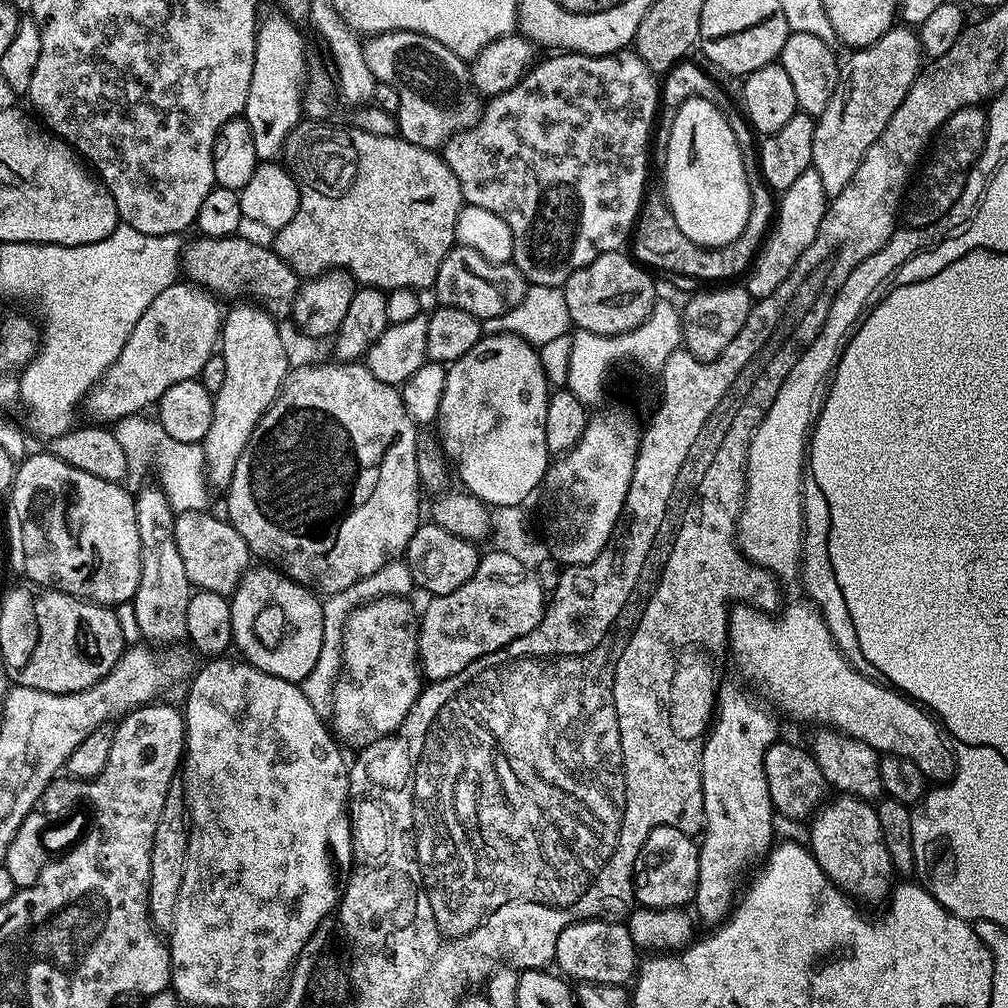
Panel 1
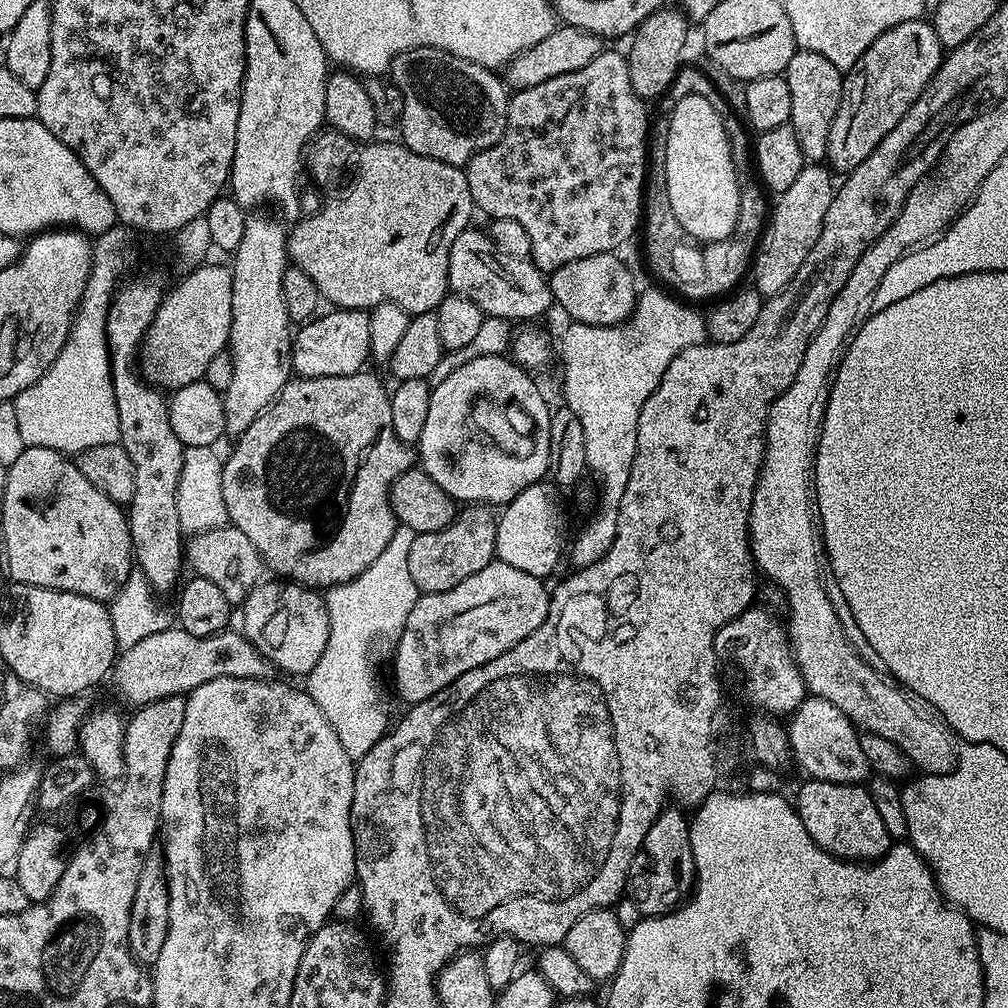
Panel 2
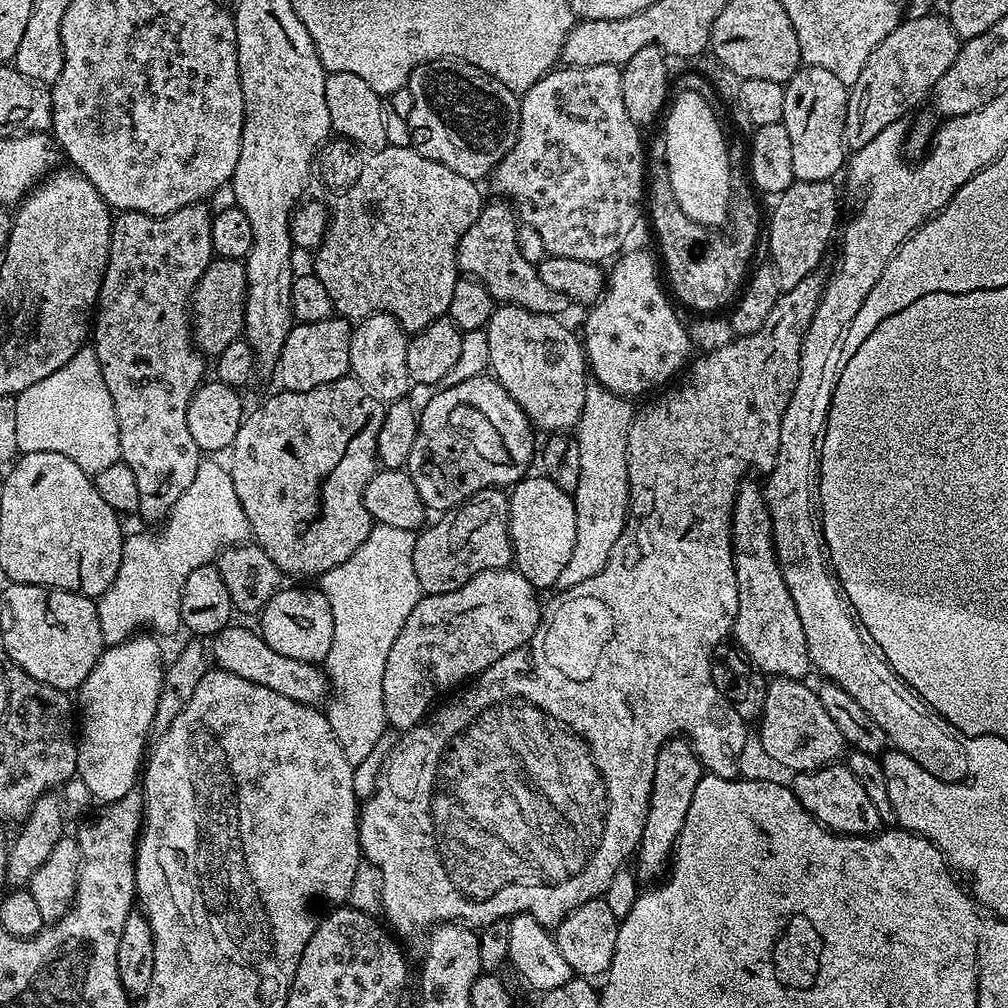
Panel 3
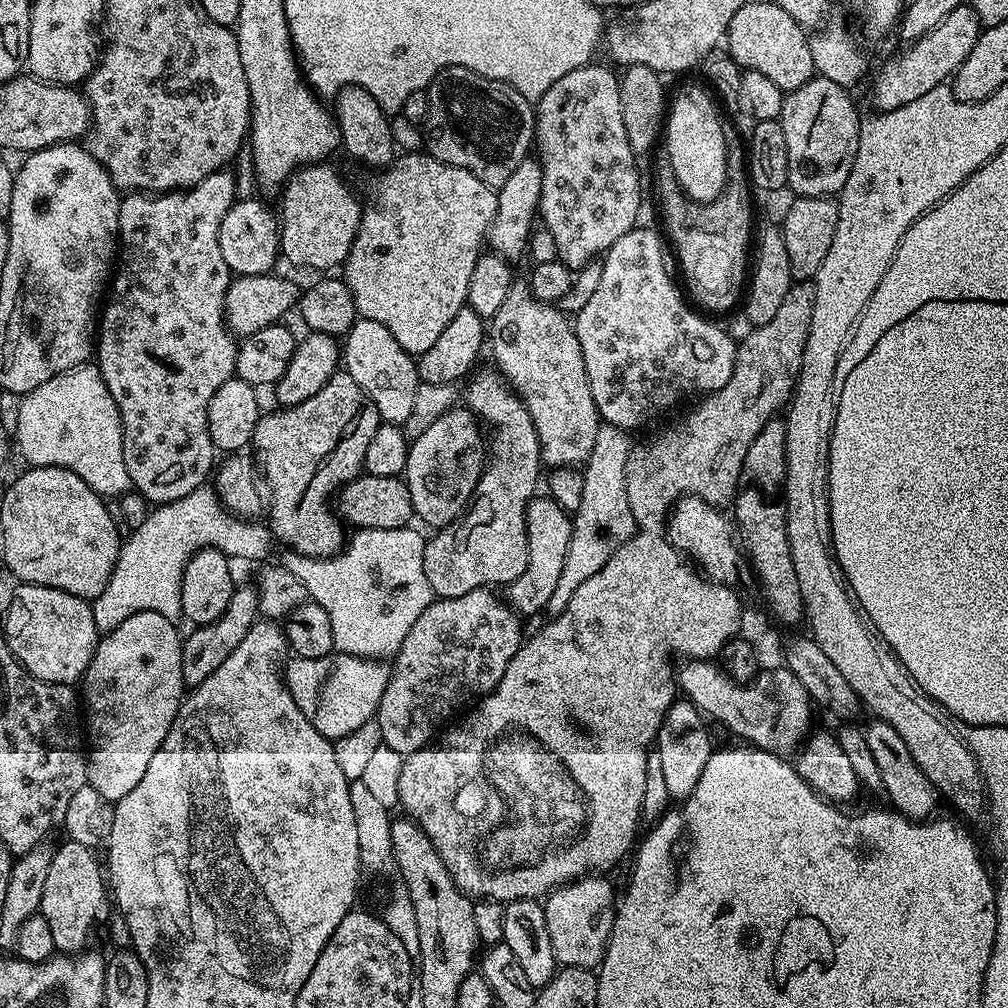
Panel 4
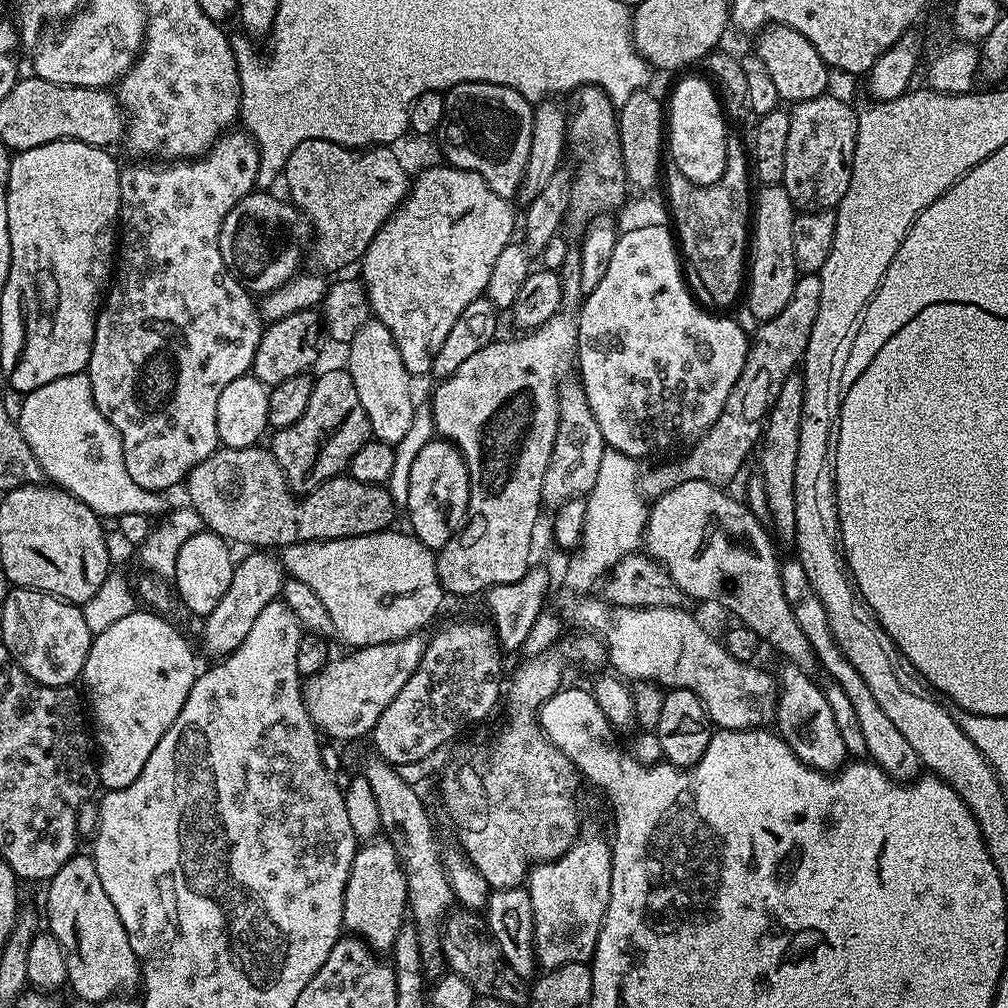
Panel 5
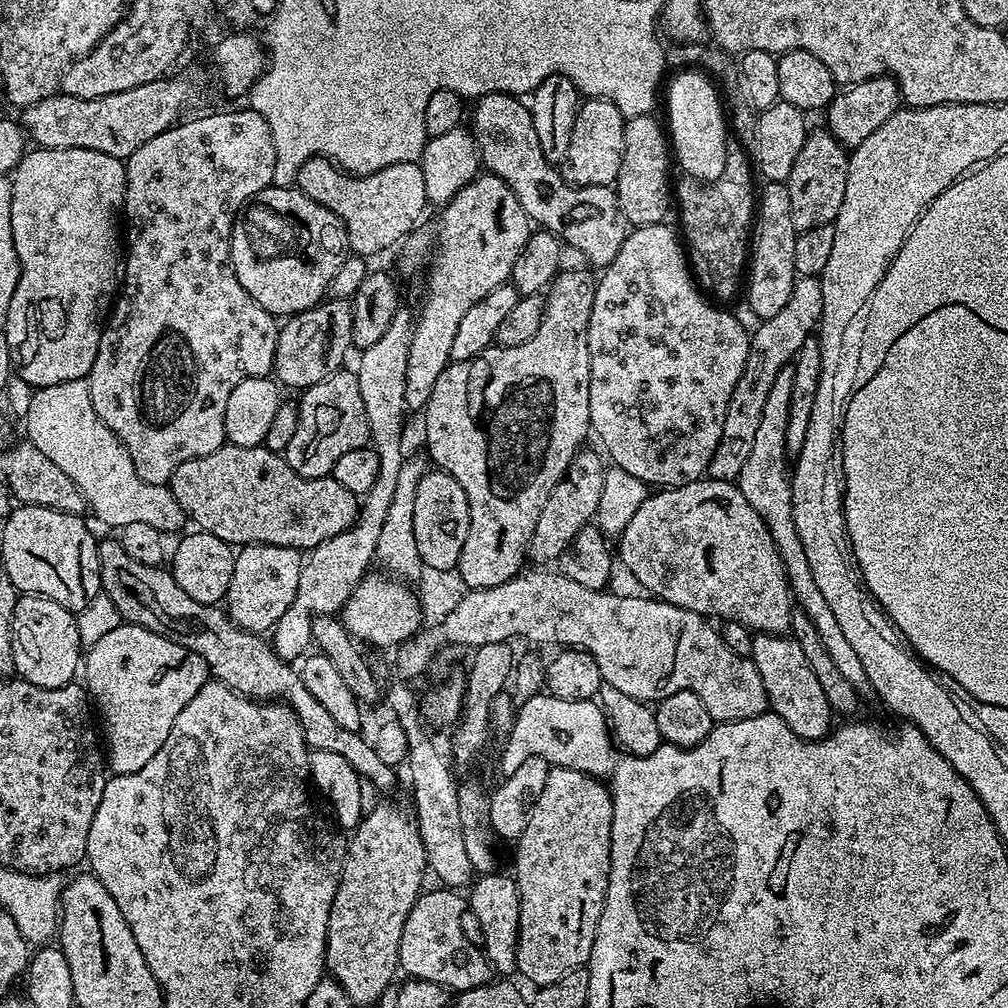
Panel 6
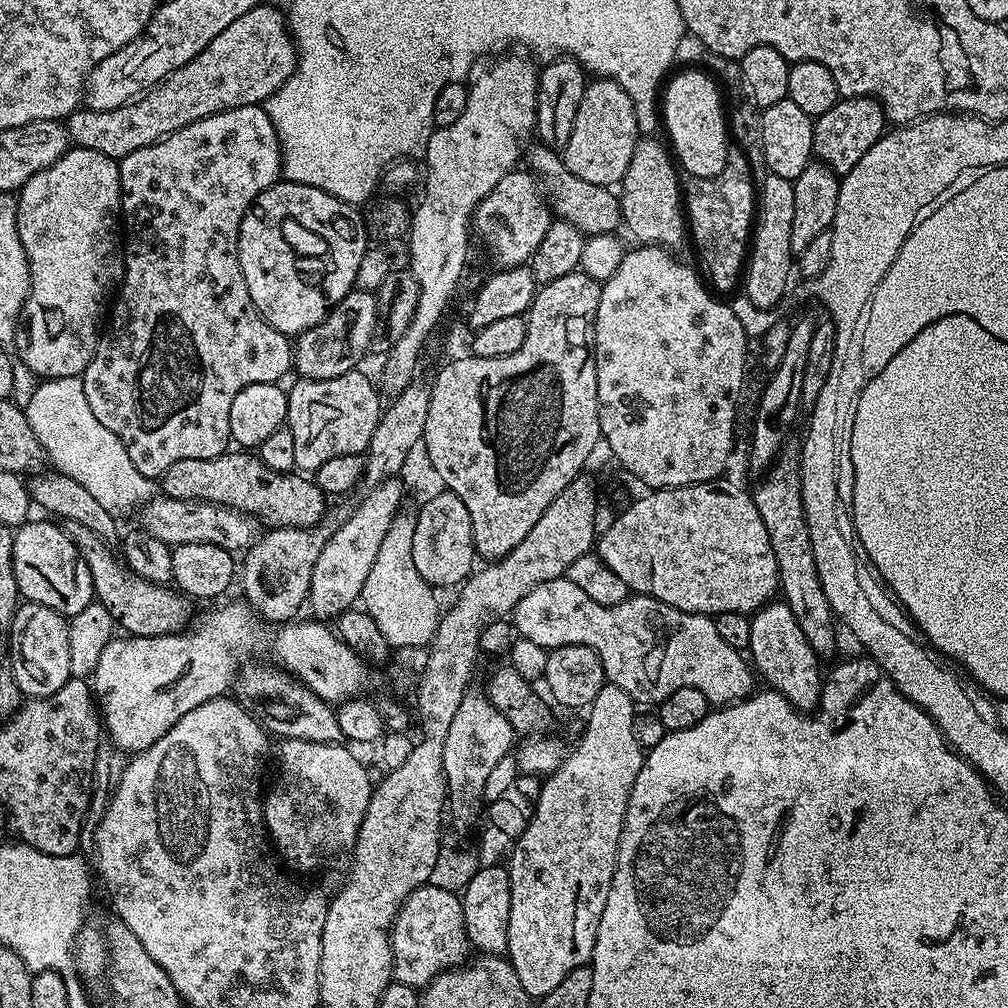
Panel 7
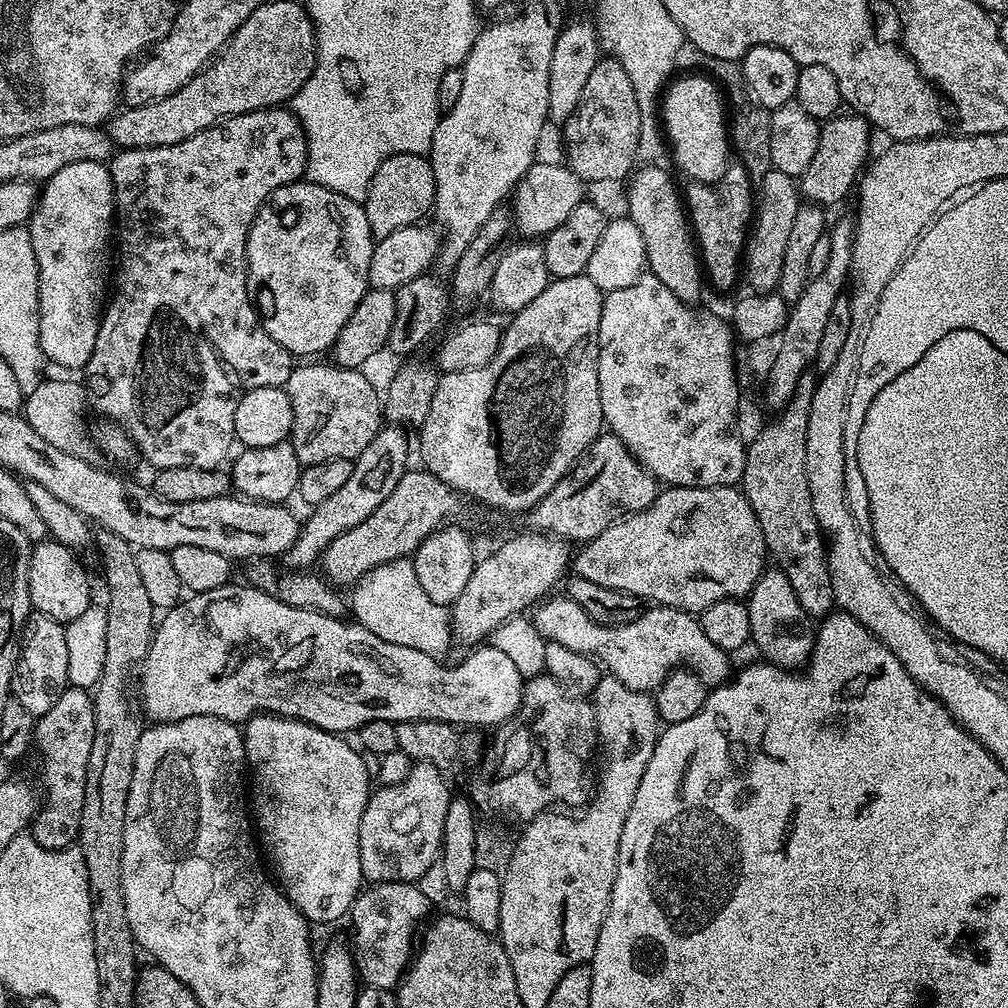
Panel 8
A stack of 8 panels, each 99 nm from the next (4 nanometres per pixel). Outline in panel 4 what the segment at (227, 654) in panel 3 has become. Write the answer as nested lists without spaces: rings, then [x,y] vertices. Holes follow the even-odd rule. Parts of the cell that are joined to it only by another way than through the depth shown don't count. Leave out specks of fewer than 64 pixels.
[[[345,652],[322,658],[293,655],[282,668],[282,679],[294,702],[298,702],[298,710],[306,714],[310,726],[314,726],[318,734],[333,742],[346,734],[354,734],[354,730],[375,717],[389,675],[389,665],[383,659],[351,656]]]

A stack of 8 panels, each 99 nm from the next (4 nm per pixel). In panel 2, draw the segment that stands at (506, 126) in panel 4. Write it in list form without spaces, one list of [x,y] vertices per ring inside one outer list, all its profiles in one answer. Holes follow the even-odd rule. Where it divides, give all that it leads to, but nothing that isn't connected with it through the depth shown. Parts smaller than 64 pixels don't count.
[[[411,48],[409,52],[400,52],[392,60],[390,69],[390,80],[398,86],[398,90],[402,90],[402,98],[404,105],[402,106],[402,114],[398,117],[398,124],[400,124],[399,139],[410,150],[414,150],[414,154],[422,154],[426,158],[434,158],[438,162],[446,162],[447,164],[455,164],[457,166],[467,165],[469,158],[475,152],[486,150],[490,146],[497,144],[502,138],[502,134],[506,130],[506,118],[508,117],[508,101],[510,99],[509,89],[506,87],[505,81],[500,80],[495,71],[491,68],[483,68],[481,64],[475,64],[469,60],[458,58],[449,52],[443,52],[441,48]]]

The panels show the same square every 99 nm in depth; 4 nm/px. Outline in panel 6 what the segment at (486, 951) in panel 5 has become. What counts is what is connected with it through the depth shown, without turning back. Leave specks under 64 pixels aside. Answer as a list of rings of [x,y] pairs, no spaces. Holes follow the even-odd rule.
[[[443,886],[428,891],[421,891],[402,926],[399,971],[414,980],[438,982],[456,994],[493,983],[492,963],[478,947],[477,941],[468,937],[464,920],[460,917],[466,912],[465,897],[463,900],[459,891]]]

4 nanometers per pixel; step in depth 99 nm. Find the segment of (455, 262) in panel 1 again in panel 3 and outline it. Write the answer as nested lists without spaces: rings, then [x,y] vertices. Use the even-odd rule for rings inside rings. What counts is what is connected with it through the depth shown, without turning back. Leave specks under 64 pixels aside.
[[[494,200],[490,205],[483,205],[478,218],[459,240],[457,269],[484,284],[493,301],[501,305],[516,304],[538,314],[563,317],[563,312],[570,308],[566,294],[550,290],[550,286],[538,278],[536,265],[522,257],[517,242],[518,228],[518,218],[509,203]]]

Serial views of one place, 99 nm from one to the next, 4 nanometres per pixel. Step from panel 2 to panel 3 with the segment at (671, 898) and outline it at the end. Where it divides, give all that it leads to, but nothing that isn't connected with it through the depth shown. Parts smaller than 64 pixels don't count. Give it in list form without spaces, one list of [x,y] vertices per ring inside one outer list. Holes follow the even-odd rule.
[[[673,738],[662,745],[658,762],[654,762],[654,782],[648,799],[648,813],[642,838],[634,853],[638,879],[656,882],[667,873],[676,850],[676,841],[682,834],[682,826],[686,822],[686,814],[690,810],[690,802],[694,798],[694,790],[698,786],[701,775],[700,759],[687,740]]]

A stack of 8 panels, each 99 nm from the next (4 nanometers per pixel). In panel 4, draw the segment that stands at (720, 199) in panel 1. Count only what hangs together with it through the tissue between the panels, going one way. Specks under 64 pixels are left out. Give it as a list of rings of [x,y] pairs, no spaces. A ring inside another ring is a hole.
[[[684,88],[673,100],[671,97],[666,112],[666,151],[676,181],[689,201],[719,201],[724,185],[728,183],[730,144],[724,141],[724,124],[716,109],[717,101],[713,100],[700,88]]]

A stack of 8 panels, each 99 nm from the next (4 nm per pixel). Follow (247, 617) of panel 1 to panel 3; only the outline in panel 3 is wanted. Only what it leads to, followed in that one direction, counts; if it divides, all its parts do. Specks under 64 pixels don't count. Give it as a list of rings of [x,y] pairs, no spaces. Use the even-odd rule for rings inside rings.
[[[281,587],[270,598],[270,602],[266,602],[258,620],[258,631],[266,646],[270,646],[270,650],[278,650],[278,654],[286,654],[286,658],[320,664],[330,654],[330,642],[334,638],[334,618],[330,614],[330,602],[326,602],[326,598],[315,587]]]

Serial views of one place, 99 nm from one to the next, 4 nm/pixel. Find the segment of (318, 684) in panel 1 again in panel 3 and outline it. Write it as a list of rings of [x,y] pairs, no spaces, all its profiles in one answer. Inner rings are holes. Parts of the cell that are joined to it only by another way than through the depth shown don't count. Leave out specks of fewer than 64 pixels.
[[[373,525],[366,542],[346,562],[342,562],[342,566],[334,566],[334,570],[326,570],[318,577],[318,590],[326,598],[326,602],[330,602],[330,614],[334,618],[334,638],[330,642],[330,654],[322,662],[330,685],[326,715],[333,734],[338,738],[338,746],[342,746],[342,754],[346,754],[346,762],[354,766],[369,757],[370,750],[389,725],[382,702],[386,658],[390,658],[390,646],[394,646],[398,630],[406,626],[410,610],[414,610],[422,595],[418,586],[418,574],[414,574],[413,548],[416,537],[415,533],[395,529],[394,526]]]

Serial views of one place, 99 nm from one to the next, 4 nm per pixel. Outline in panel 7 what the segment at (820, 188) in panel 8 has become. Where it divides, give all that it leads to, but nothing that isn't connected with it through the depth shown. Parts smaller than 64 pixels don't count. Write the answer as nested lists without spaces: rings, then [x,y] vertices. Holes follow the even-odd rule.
[[[850,96],[837,100],[826,114],[815,117],[812,125],[812,151],[819,163],[825,164],[837,177],[842,178],[858,166],[862,154],[874,146],[886,131],[884,106],[870,96]]]

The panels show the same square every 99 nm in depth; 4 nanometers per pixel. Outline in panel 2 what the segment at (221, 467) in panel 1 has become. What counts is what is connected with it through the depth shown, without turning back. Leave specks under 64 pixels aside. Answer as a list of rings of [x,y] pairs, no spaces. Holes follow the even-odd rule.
[[[248,216],[246,234],[242,234],[242,242],[238,242],[231,257],[232,269],[232,321],[230,322],[230,338],[228,348],[234,362],[234,378],[230,378],[230,386],[222,393],[224,397],[224,430],[232,438],[238,438],[276,400],[282,386],[290,379],[292,362],[293,329],[290,327],[286,302],[282,294],[282,278],[290,266],[288,259],[288,232],[276,220],[268,216]]]

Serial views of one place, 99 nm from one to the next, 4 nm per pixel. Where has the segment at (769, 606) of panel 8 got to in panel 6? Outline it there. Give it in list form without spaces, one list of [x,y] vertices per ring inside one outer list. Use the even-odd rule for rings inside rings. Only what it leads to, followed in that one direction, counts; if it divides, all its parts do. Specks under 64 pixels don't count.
[[[753,635],[750,659],[762,678],[767,707],[778,718],[782,718],[782,722],[786,722],[786,726],[790,726],[794,734],[804,740],[823,740],[833,731],[834,713],[830,702],[826,702],[826,693],[818,683],[814,670],[810,670],[810,661],[802,646],[798,646],[798,642],[791,635]]]

